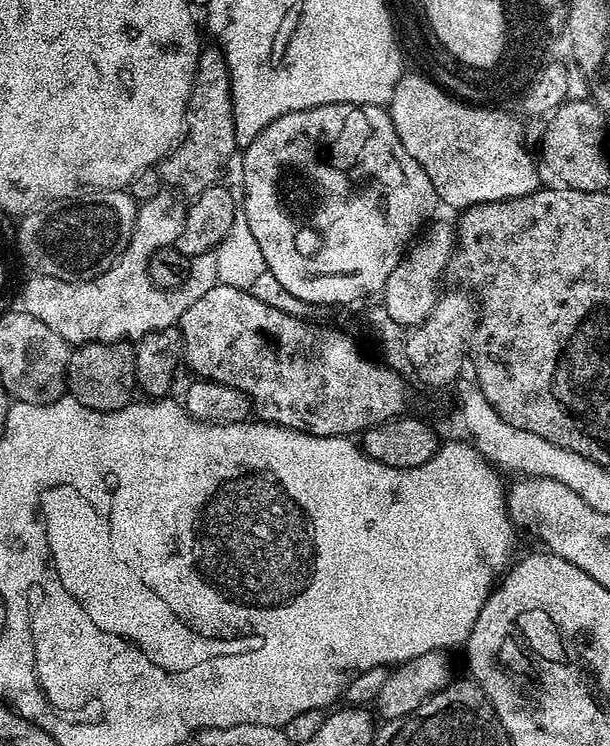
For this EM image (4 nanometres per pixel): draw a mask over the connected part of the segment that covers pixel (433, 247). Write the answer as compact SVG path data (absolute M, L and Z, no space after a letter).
M451 223L436 224L430 228L405 251L400 257L398 266L390 270L390 278L386 278L384 283L382 299L384 308L388 311L385 313L387 319L394 321L395 324L405 326L421 324L434 310L436 301L441 295L440 279L446 276L448 261L456 250L456 230Z

